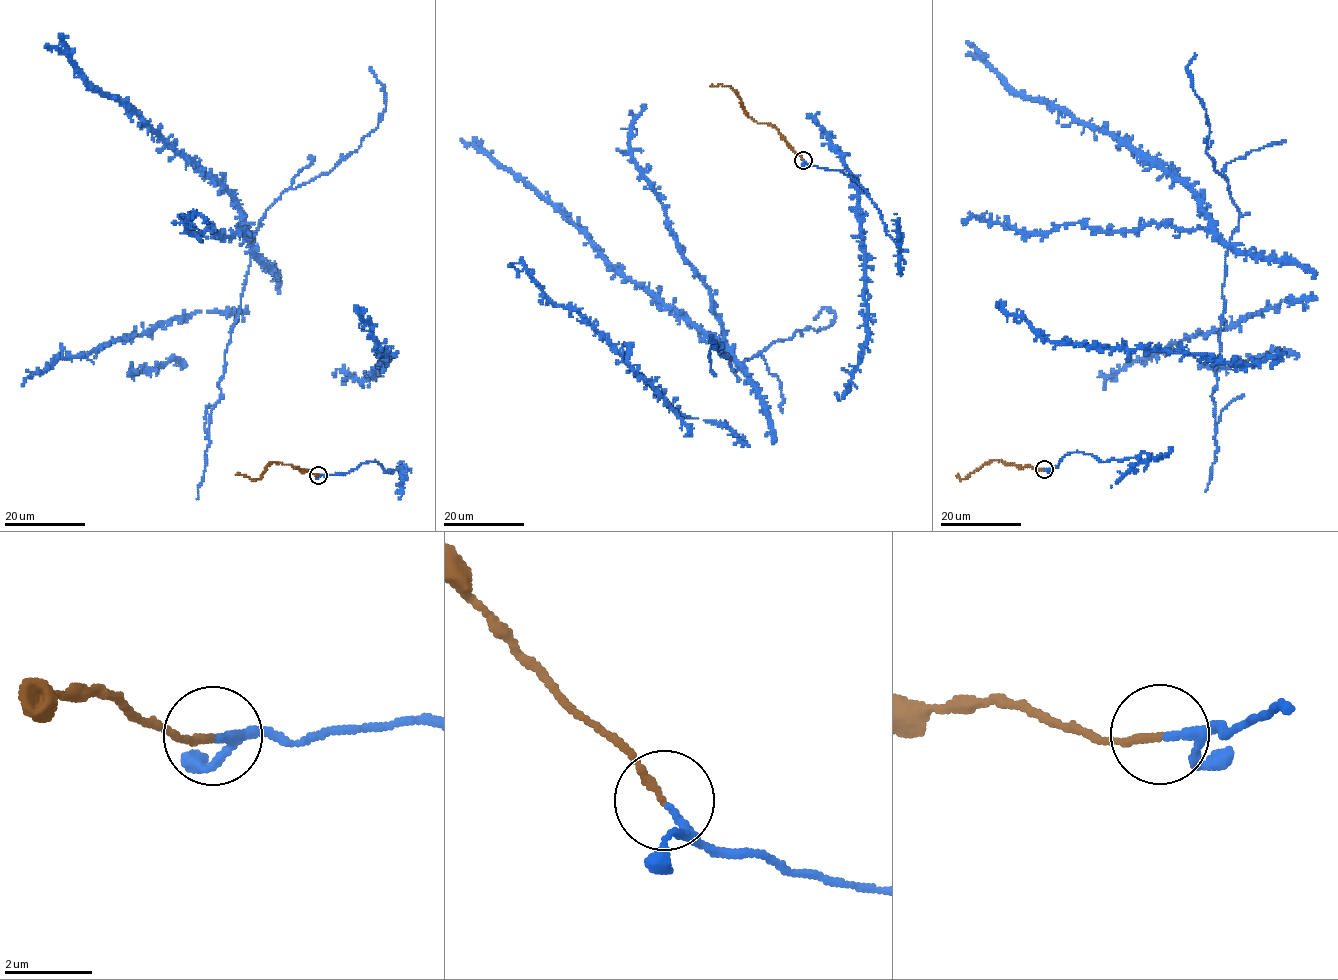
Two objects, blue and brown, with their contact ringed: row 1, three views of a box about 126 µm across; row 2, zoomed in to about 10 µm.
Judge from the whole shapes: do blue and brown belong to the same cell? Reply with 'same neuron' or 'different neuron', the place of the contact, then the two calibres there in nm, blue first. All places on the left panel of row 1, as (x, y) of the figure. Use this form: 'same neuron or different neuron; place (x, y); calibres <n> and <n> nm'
same neuron; place (318, 475); calibres 130 and 160 nm

